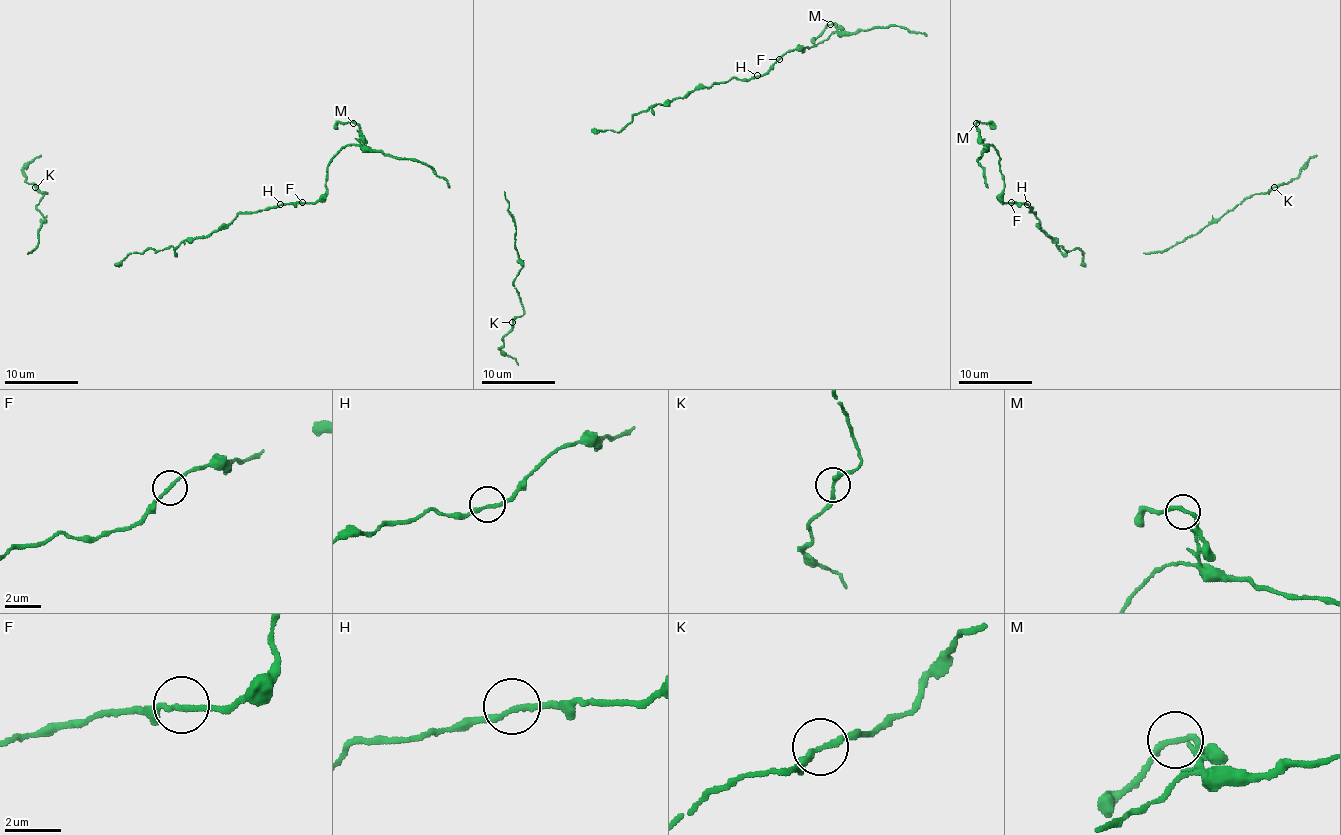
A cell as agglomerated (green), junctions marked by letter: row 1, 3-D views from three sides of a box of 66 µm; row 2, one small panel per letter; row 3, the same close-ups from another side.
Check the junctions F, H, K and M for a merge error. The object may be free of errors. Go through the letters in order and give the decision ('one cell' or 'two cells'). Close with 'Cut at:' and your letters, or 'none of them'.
F: one cell
H: one cell
K: one cell
M: one cell
Cut at: none of them

